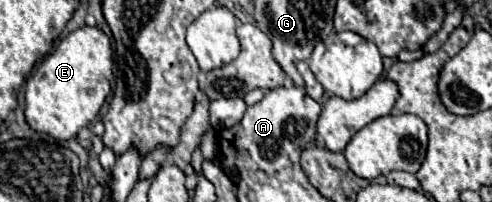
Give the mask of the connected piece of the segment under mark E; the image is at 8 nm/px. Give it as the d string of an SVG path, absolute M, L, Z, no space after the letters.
M80 27L68 33L54 53L42 59L34 75L26 81L26 121L30 129L48 133L58 141L76 137L82 127L98 115L112 83L110 39L98 27Z

